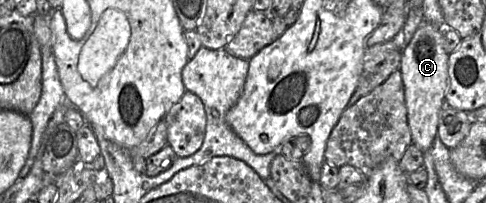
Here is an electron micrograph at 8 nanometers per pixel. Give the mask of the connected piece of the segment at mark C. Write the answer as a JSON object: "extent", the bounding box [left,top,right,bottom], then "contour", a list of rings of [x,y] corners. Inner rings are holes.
{"extent":[399,20,449,153],"contour":[[[425,20],[401,52],[399,71],[403,81],[408,125],[412,143],[422,153],[431,147],[438,134],[439,116],[449,84],[448,57],[449,54],[444,49],[442,29]]]}

